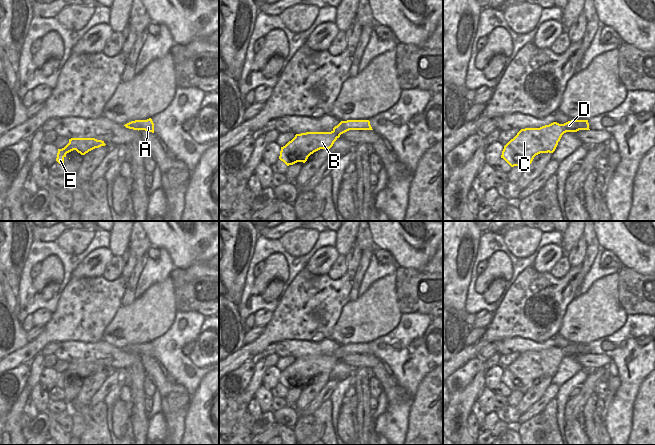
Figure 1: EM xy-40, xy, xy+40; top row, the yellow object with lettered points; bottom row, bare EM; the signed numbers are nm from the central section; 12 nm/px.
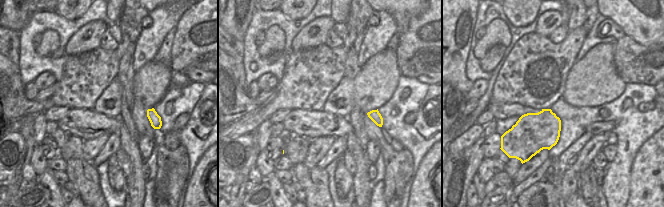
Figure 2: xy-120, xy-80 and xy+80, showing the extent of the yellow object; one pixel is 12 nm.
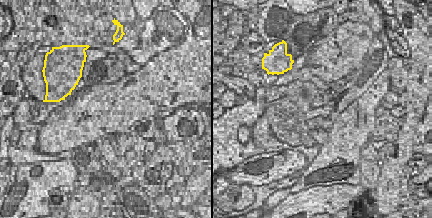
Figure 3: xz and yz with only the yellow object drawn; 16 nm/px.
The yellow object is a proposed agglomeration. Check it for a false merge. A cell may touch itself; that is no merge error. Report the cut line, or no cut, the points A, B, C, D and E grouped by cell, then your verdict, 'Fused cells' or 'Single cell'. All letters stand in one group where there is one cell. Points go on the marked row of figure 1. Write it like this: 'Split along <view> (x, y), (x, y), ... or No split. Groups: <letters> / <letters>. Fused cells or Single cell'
No split. Groups: A B C D E. Single cell

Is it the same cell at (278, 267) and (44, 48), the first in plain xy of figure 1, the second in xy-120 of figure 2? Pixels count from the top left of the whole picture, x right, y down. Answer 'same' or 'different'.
same

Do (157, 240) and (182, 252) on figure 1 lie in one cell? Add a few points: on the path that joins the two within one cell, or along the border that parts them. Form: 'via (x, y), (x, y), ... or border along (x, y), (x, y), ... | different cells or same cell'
via (163, 240), (170, 240), (176, 246) | same cell

